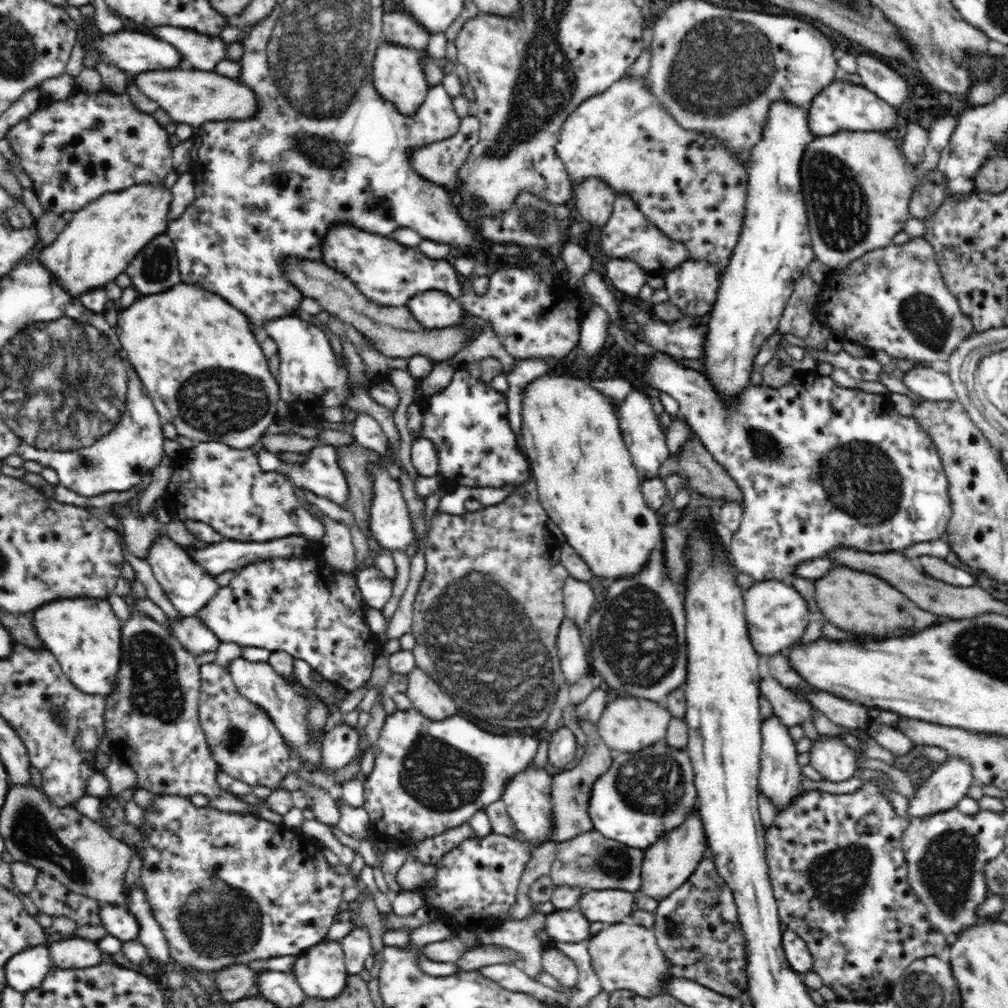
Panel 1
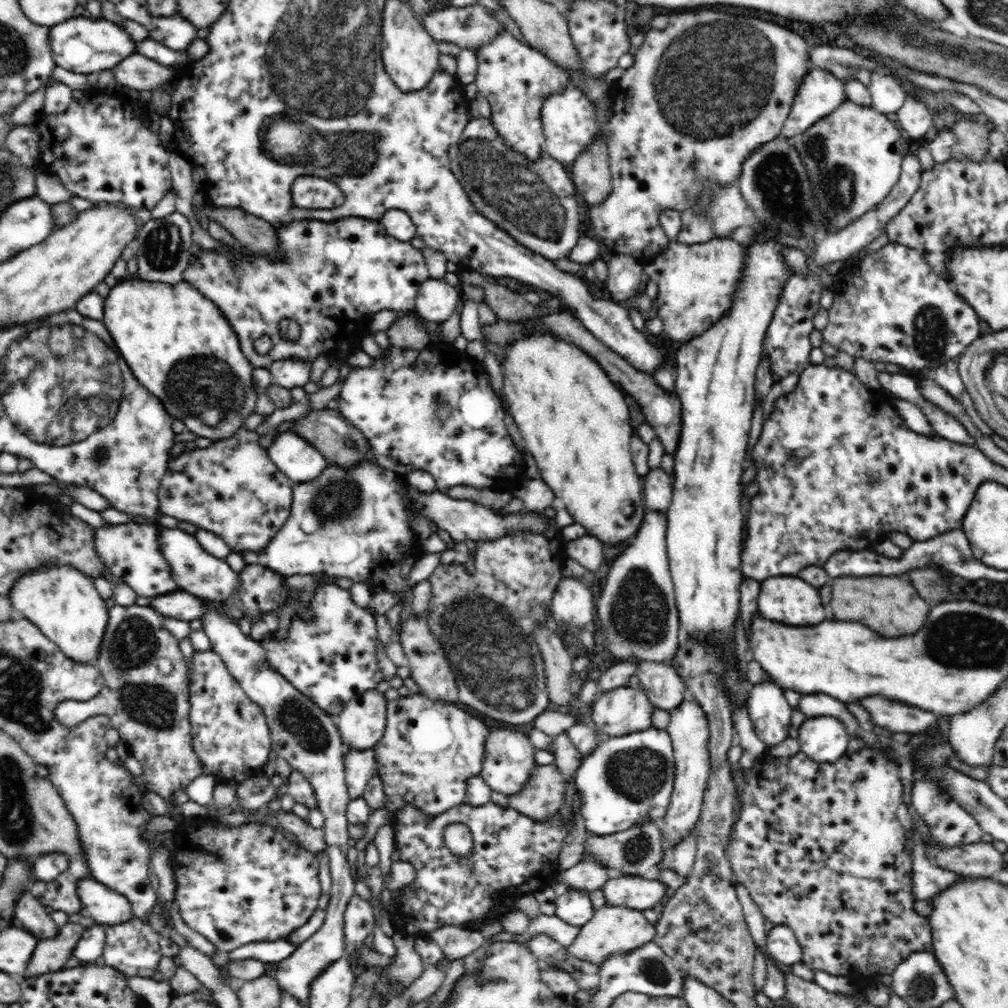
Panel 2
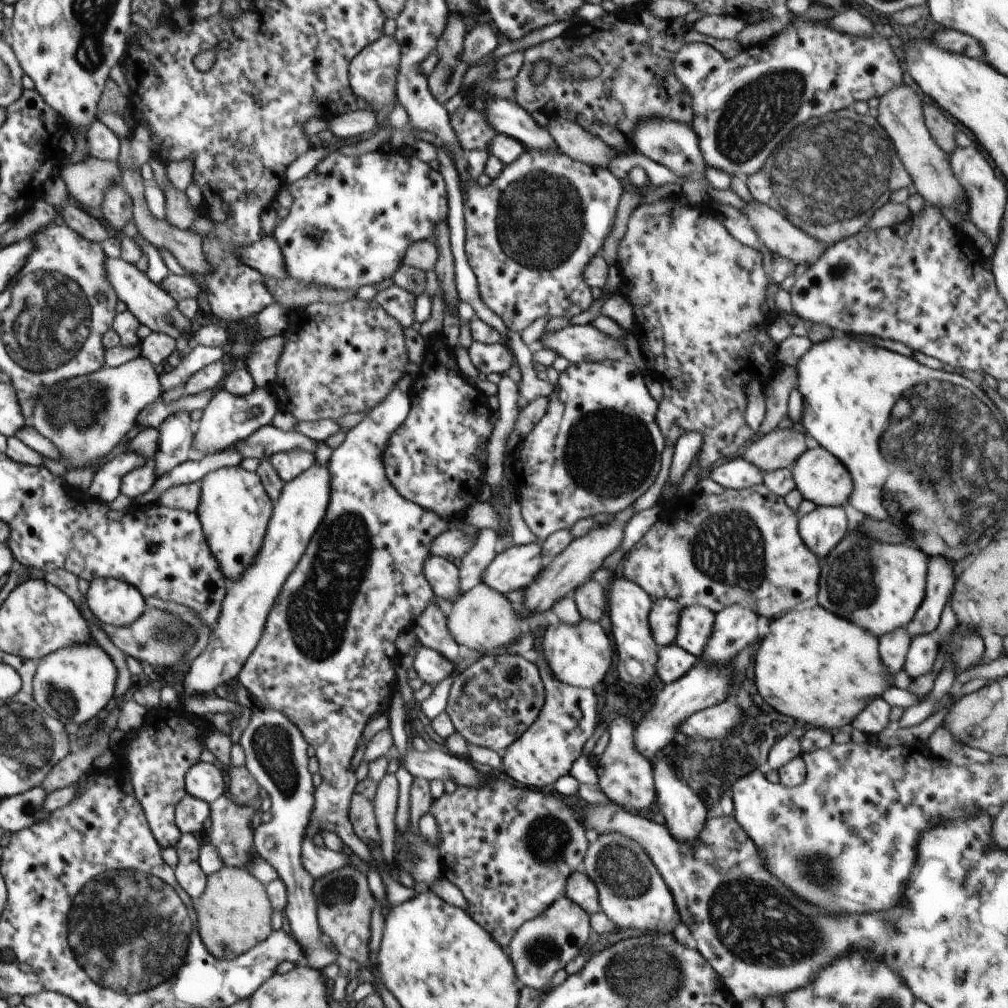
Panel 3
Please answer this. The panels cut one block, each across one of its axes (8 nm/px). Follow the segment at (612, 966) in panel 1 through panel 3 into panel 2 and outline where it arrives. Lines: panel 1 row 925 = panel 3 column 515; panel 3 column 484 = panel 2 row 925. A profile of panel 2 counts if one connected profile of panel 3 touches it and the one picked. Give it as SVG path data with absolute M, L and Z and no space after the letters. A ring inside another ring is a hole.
M605 904L599 910L595 910L593 918L581 927L580 935L567 948L567 956L588 960L600 967L610 956L633 952L654 941L654 928L655 925L646 920L642 911Z

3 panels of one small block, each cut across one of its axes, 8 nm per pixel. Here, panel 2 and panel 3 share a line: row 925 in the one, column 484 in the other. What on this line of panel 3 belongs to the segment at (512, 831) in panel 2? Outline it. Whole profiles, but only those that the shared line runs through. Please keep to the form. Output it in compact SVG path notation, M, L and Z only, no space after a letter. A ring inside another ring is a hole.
M441 335L430 338L426 342L420 370L412 378L408 390L410 412L404 422L396 428L396 432L390 436L382 460L384 460L386 476L400 496L416 502L424 510L438 514L442 520L459 523L465 511L479 500L480 486L484 482L487 466L485 462L487 454L486 456L482 454L482 446L486 446L493 431L490 418L494 411L489 405L489 397L476 386L468 384L461 376L454 354L454 348L449 346Z

